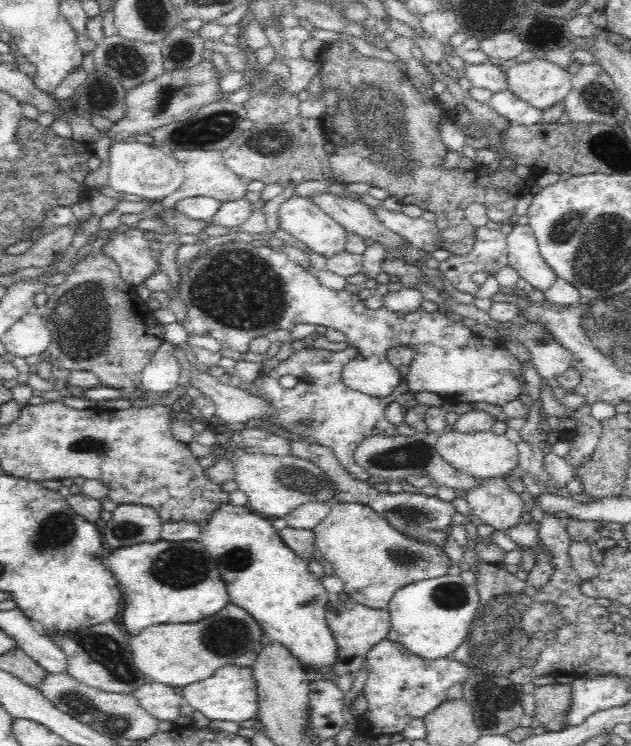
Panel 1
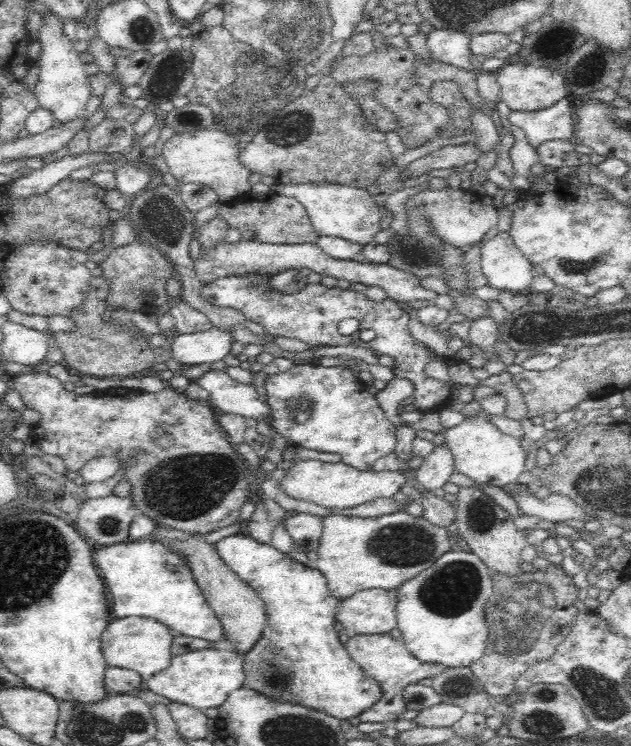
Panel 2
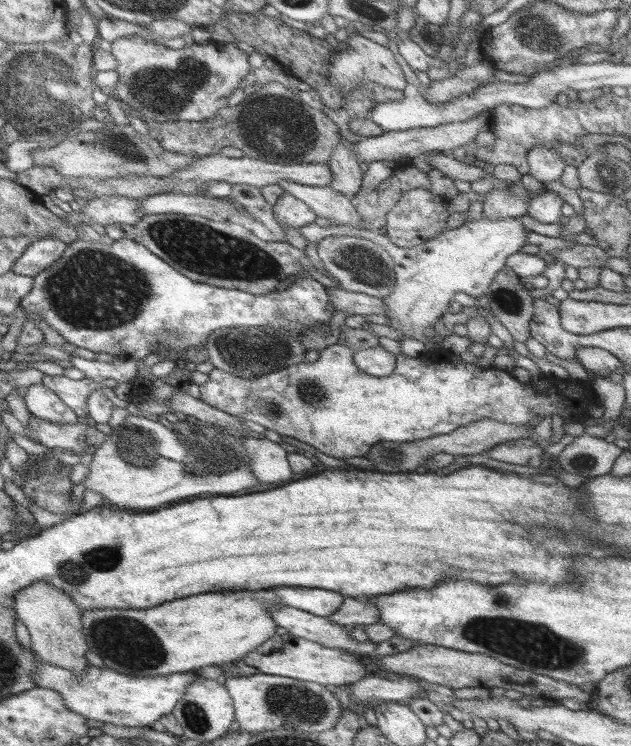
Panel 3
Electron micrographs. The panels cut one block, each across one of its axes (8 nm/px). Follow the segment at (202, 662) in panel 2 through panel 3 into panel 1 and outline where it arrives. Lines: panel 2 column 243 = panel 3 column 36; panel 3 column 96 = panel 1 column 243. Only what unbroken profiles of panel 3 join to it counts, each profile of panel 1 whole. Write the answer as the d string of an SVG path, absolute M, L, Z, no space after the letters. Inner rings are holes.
M236 664L219 668L210 678L199 683L189 684L179 690L182 698L188 704L202 712L210 720L225 720L226 722L242 722L256 718L258 714L257 684L250 667L241 667Z

